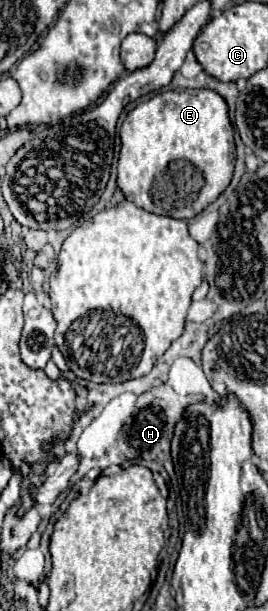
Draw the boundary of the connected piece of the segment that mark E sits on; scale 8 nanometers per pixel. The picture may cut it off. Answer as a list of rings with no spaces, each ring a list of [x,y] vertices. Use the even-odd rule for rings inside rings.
[[[167,90],[137,104],[121,124],[117,184],[125,198],[147,212],[189,220],[229,186],[235,164],[235,136],[223,96],[211,90]]]

